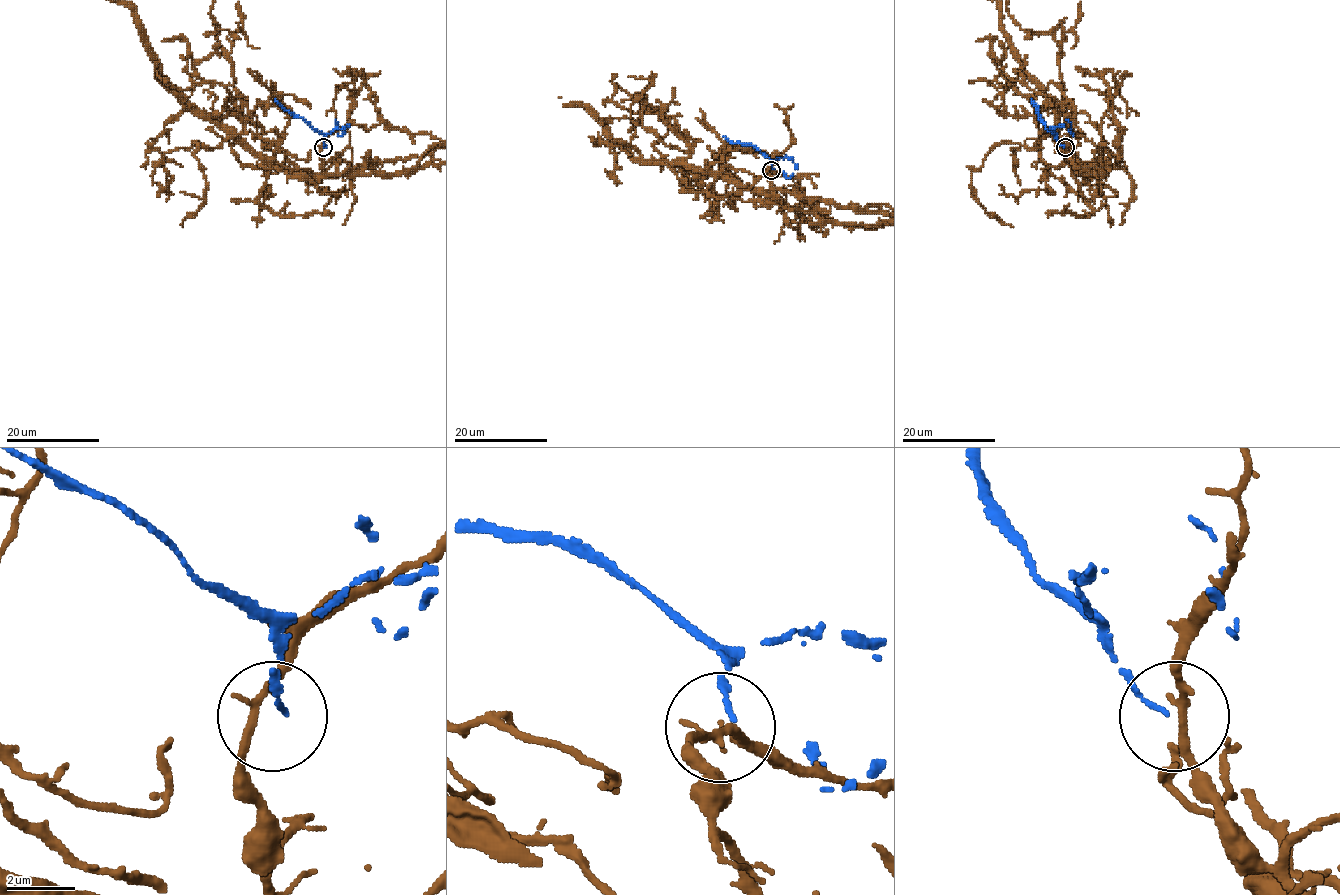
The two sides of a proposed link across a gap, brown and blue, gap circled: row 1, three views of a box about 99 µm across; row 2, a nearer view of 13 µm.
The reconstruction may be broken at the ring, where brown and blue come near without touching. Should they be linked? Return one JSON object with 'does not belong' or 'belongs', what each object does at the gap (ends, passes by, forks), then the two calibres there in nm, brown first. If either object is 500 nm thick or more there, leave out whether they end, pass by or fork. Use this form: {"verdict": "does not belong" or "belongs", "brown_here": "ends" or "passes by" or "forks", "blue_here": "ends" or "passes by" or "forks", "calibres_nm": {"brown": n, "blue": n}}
{"verdict": "does not belong", "brown_here": "passes by", "blue_here": "ends", "calibres_nm": {"brown": 240, "blue": 130}}

